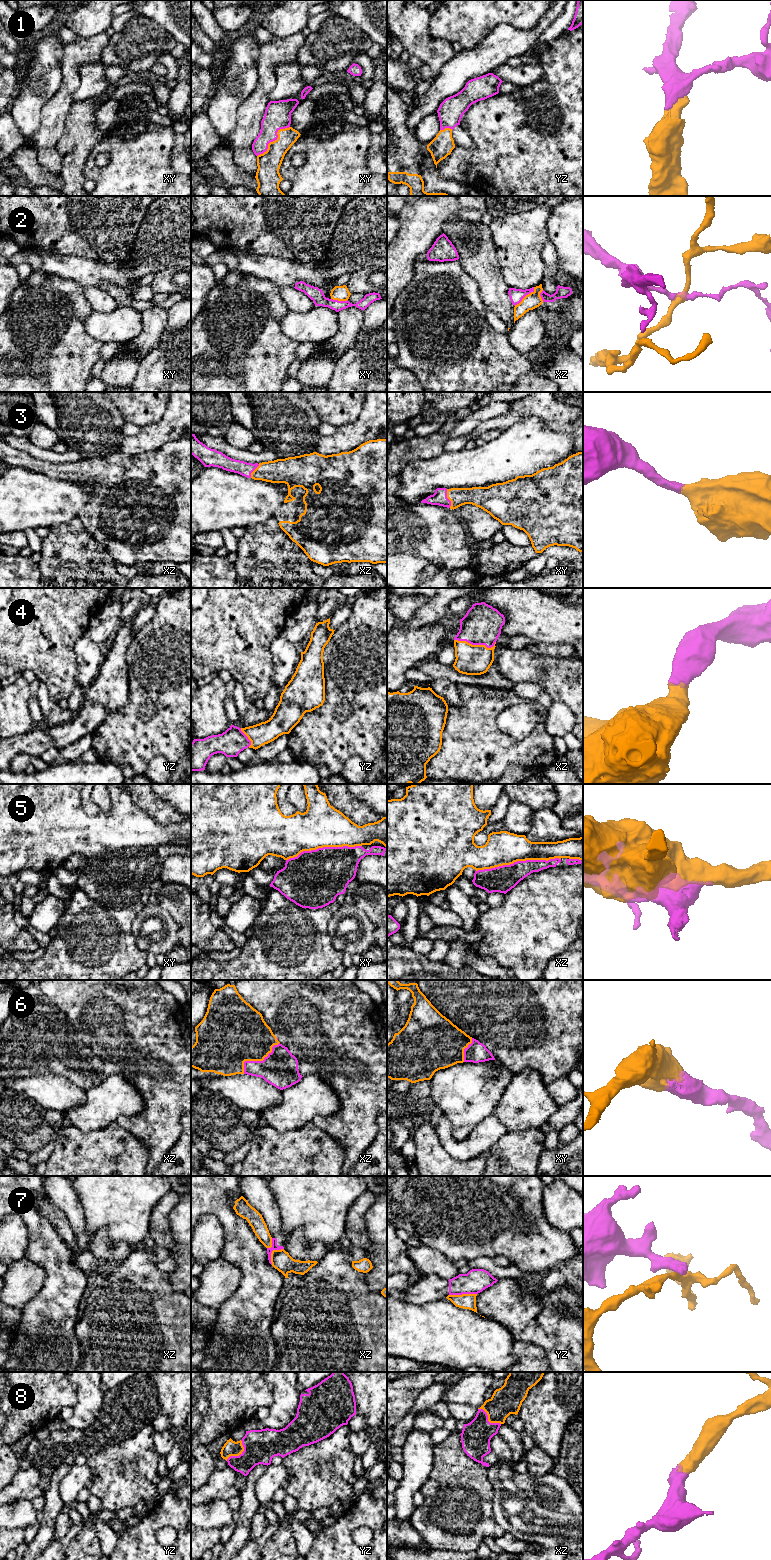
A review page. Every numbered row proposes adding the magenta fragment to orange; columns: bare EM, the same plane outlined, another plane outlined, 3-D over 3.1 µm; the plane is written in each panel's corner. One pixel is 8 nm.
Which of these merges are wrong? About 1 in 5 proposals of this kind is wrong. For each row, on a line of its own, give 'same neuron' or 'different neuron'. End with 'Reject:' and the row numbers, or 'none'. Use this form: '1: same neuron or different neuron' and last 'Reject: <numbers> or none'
1: same neuron
2: different neuron
3: same neuron
4: same neuron
5: different neuron
6: same neuron
7: different neuron
8: same neuron
Reject: 2, 5, 7

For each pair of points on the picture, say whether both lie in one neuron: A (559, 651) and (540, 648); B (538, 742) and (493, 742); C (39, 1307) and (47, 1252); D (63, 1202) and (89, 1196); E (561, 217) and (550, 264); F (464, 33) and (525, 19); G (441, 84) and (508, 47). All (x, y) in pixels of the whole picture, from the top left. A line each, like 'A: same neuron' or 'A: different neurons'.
A: same neuron
B: same neuron
C: same neuron
D: different neurons
E: different neurons
F: same neuron
G: same neuron

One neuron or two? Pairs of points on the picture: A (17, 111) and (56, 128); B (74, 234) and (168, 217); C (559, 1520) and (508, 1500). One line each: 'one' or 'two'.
A: two
B: two
C: one

